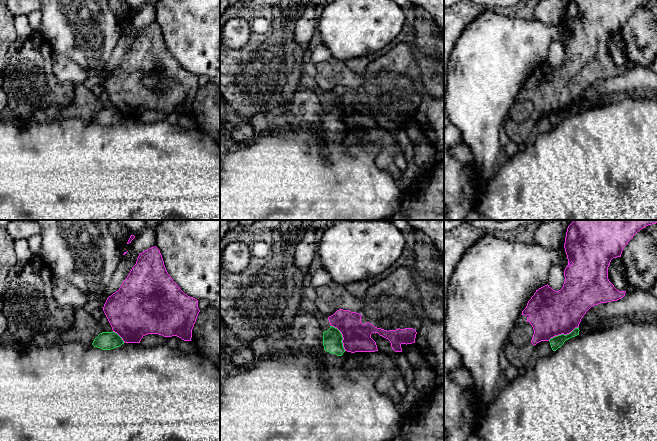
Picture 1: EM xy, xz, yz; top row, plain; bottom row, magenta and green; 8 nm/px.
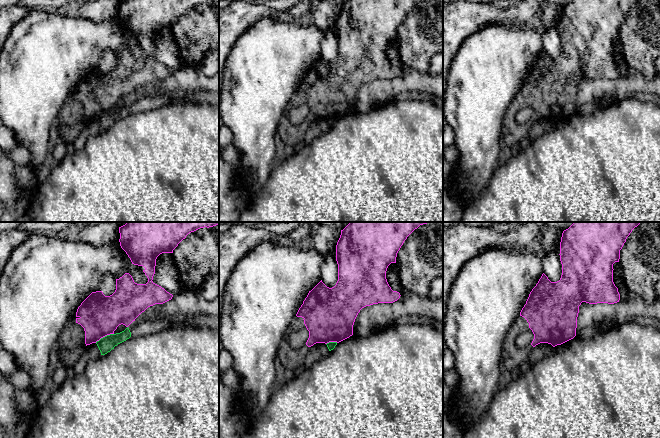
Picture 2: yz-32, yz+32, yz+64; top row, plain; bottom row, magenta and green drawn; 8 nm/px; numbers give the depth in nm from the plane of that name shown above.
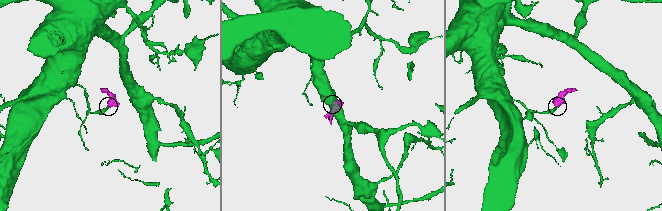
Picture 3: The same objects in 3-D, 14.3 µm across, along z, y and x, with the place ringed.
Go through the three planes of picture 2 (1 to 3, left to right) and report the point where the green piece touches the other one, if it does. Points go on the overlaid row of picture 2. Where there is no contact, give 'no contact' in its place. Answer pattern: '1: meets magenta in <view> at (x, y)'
1: meets magenta in yz-32 at (104, 336)
2: meets magenta in yz+32 at (331, 341)
3: no contact

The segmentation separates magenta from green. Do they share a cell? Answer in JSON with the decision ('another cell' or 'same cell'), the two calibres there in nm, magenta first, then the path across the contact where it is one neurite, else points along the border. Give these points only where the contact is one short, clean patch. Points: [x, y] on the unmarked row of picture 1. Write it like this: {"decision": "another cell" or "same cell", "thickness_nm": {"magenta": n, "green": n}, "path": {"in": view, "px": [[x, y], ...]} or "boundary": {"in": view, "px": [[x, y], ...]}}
{"decision": "another cell", "thickness_nm": {"magenta": 360, "green": 100}, "boundary": {"in": "yz", "px": [[578, 102], [566, 110], [558, 110], [548, 116]]}}

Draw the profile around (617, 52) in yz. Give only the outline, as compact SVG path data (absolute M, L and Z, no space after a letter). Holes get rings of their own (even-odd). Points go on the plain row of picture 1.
M621 33L613 34L608 43L608 55L619 67L629 66L626 45Z

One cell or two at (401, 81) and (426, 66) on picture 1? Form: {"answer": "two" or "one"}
{"answer": "one"}

